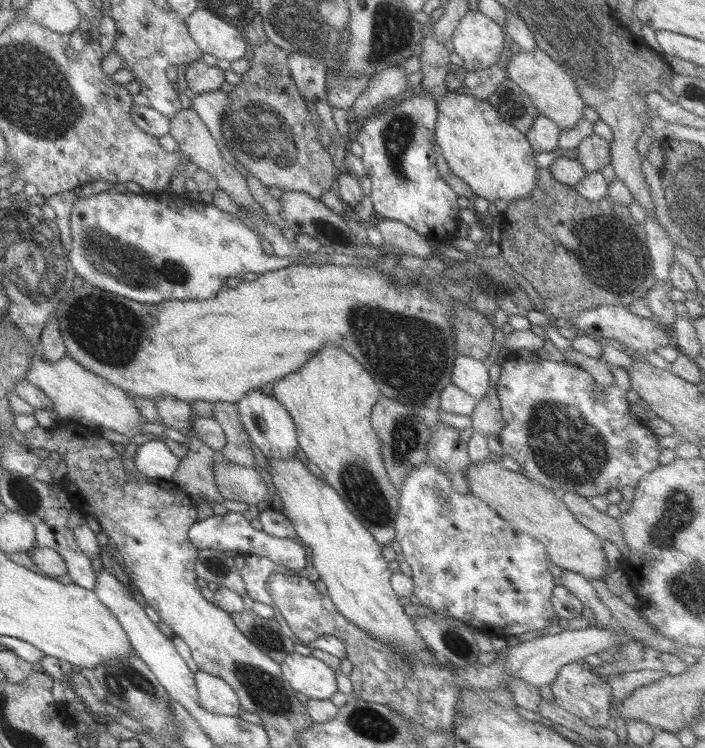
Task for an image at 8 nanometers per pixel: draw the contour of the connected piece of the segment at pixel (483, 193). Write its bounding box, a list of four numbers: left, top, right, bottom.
[433,92,538,203]

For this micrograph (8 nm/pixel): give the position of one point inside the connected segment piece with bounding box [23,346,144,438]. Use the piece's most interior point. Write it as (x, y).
(73, 392)

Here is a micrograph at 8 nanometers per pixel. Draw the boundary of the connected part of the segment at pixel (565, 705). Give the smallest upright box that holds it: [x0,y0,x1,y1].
[550,662,612,728]

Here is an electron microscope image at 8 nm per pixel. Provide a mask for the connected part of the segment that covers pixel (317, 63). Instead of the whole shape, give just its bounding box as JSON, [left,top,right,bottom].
[287,53,330,104]

